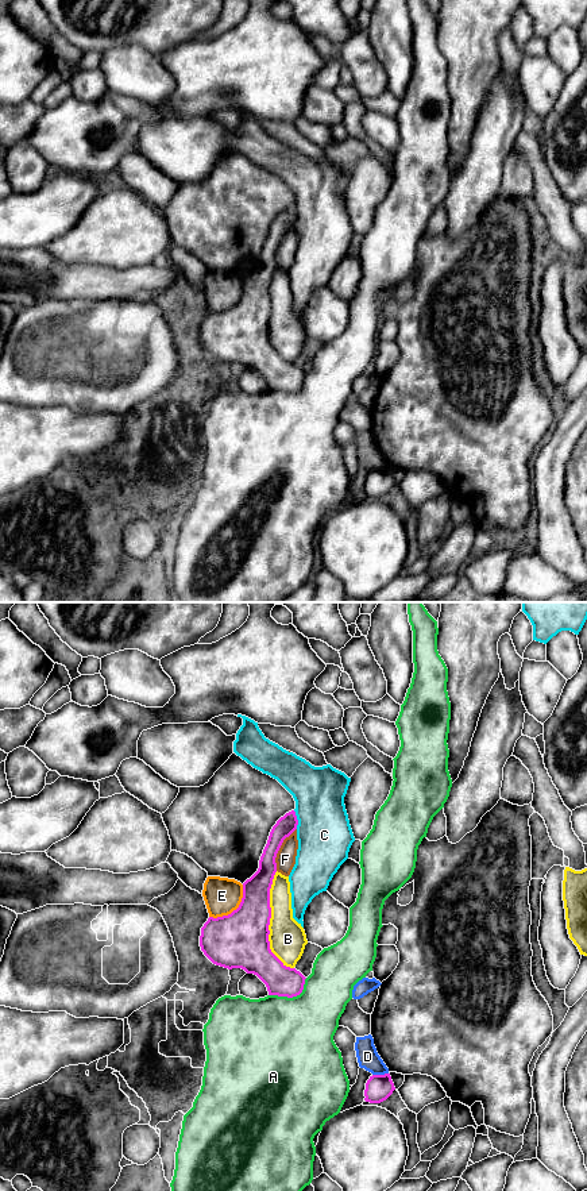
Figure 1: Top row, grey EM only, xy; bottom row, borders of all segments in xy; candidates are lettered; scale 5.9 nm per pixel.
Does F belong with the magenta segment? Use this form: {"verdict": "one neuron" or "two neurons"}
{"verdict": "two neurons"}

